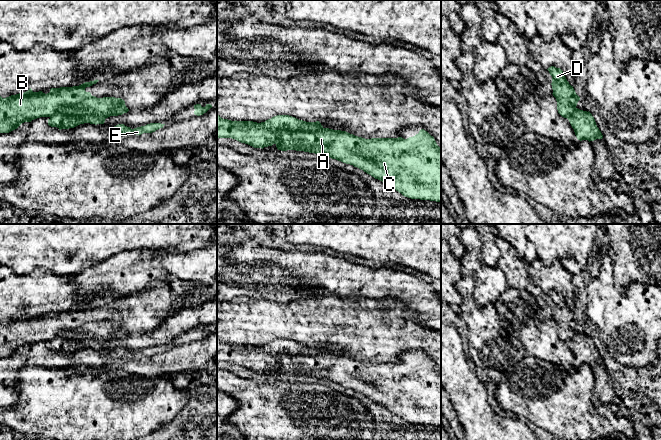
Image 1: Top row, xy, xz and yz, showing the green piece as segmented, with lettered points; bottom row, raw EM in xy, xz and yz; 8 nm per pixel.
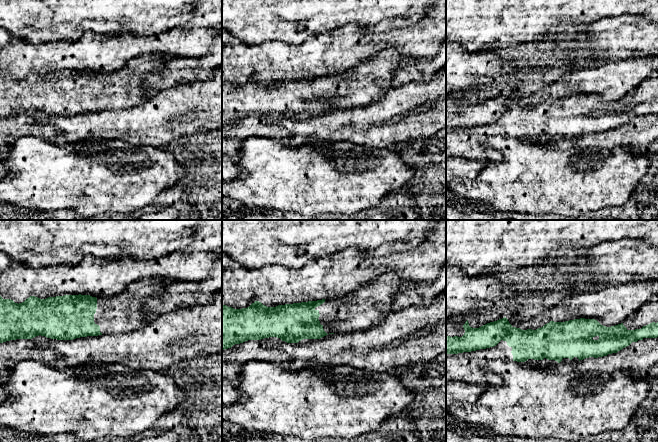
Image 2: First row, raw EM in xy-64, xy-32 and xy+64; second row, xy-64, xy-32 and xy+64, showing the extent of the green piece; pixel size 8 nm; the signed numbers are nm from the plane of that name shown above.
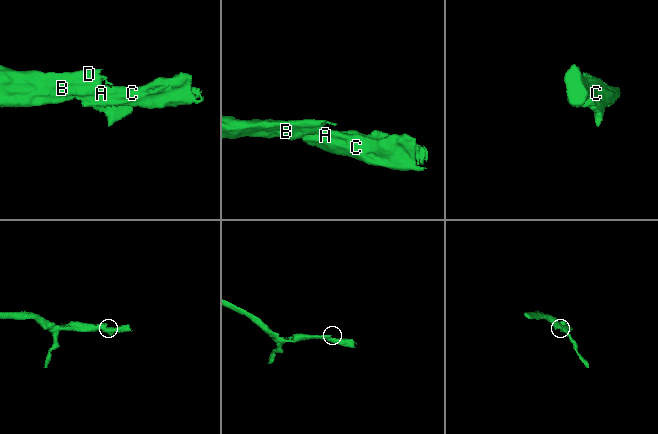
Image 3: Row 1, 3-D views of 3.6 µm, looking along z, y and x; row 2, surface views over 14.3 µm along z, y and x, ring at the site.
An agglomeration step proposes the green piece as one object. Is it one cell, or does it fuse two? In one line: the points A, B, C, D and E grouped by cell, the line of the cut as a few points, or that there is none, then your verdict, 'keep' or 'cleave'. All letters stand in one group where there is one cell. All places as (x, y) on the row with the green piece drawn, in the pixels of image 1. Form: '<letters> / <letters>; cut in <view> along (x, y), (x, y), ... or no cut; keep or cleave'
A C E / B D; cut in xy along (96, 97), (89, 100), (86, 115), (55, 113), (50, 117); cleave

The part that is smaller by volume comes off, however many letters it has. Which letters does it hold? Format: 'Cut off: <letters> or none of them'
Cut off: A, C, E

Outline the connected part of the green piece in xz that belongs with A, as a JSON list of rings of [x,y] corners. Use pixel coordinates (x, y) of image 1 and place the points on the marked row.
[[[319,128],[312,132],[280,130],[277,133],[276,147],[281,151],[296,150],[326,155],[363,170],[405,197],[441,203],[441,148],[424,129],[407,139],[365,139],[329,128]]]

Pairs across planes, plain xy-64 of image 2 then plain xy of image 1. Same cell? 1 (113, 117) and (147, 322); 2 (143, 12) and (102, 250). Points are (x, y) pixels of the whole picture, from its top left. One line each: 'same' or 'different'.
1: different
2: same

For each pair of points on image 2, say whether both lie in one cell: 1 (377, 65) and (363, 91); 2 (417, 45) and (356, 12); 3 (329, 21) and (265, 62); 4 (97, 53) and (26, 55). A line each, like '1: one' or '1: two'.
1: one
2: two
3: two
4: one

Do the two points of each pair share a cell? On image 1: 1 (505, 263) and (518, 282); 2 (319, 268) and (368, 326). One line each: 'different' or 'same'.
1: same
2: different

